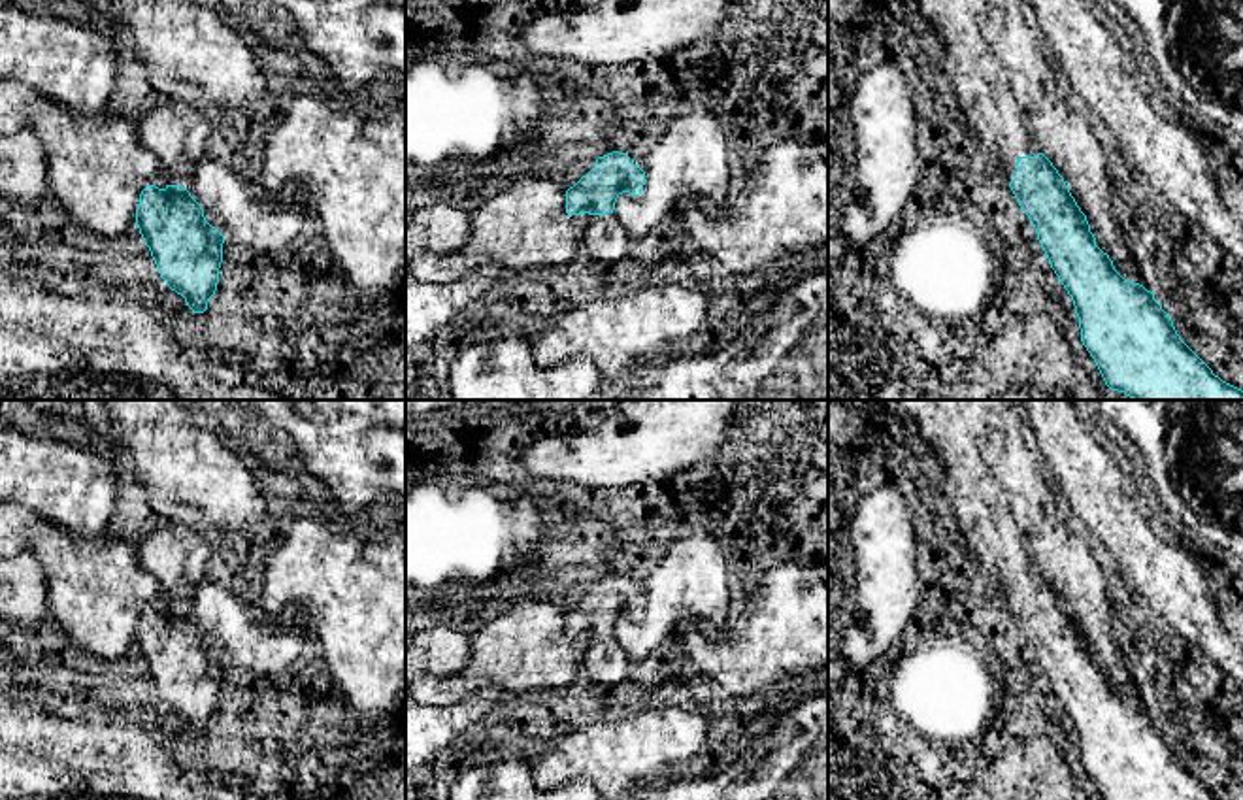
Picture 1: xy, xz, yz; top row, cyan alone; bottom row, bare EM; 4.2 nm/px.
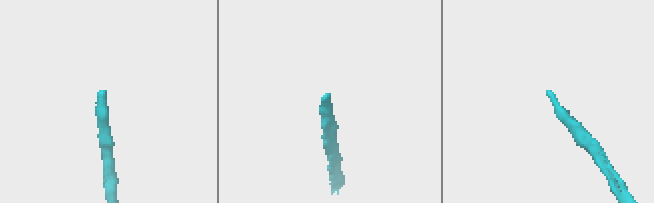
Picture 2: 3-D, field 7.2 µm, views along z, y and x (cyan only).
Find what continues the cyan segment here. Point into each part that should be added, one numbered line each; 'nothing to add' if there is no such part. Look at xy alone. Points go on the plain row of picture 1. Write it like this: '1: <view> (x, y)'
1: xy (174, 553)

